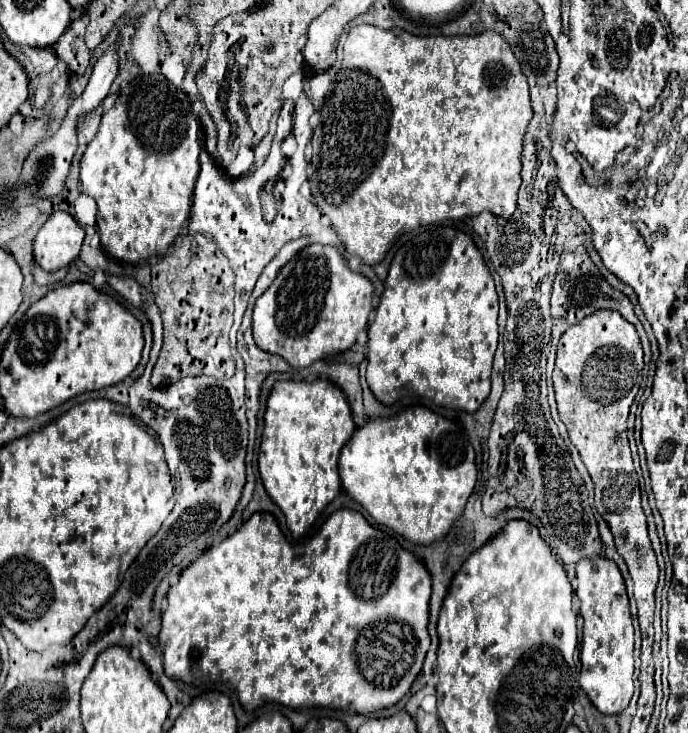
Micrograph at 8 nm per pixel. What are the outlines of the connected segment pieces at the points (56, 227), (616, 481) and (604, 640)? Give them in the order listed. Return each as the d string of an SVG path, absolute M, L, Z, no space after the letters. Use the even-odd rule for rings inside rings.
M56 211L34 239L34 259L46 271L68 267L78 257L84 237L84 227L70 213Z
M600 309L562 333L558 341L556 367L552 379L558 415L568 427L570 441L578 449L594 481L594 505L608 523L616 541L616 549L626 561L634 581L634 597L638 603L638 621L642 629L642 667L638 677L638 701L654 701L654 665L650 655L654 643L654 591L658 583L658 563L650 545L646 515L640 505L638 477L626 439L626 419L634 397L638 395L642 371L642 345L634 325L630 321L624 321L624 317L620 317L620 313L616 311Z
M586 557L584 561L578 561L576 595L582 603L580 615L584 617L584 639L580 649L580 685L600 713L616 715L628 707L634 693L634 631L626 585L616 563L606 557Z

